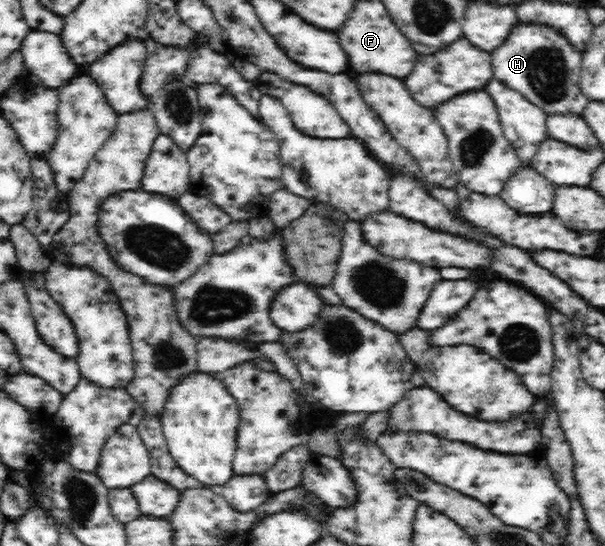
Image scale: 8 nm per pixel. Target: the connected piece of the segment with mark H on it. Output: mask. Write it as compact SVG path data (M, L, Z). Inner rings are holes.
M519 23L511 29L509 36L499 49L490 53L495 73L493 78L521 93L548 115L579 115L589 103L579 89L581 53L577 53L563 35L553 33L553 29L545 29L545 25Z

